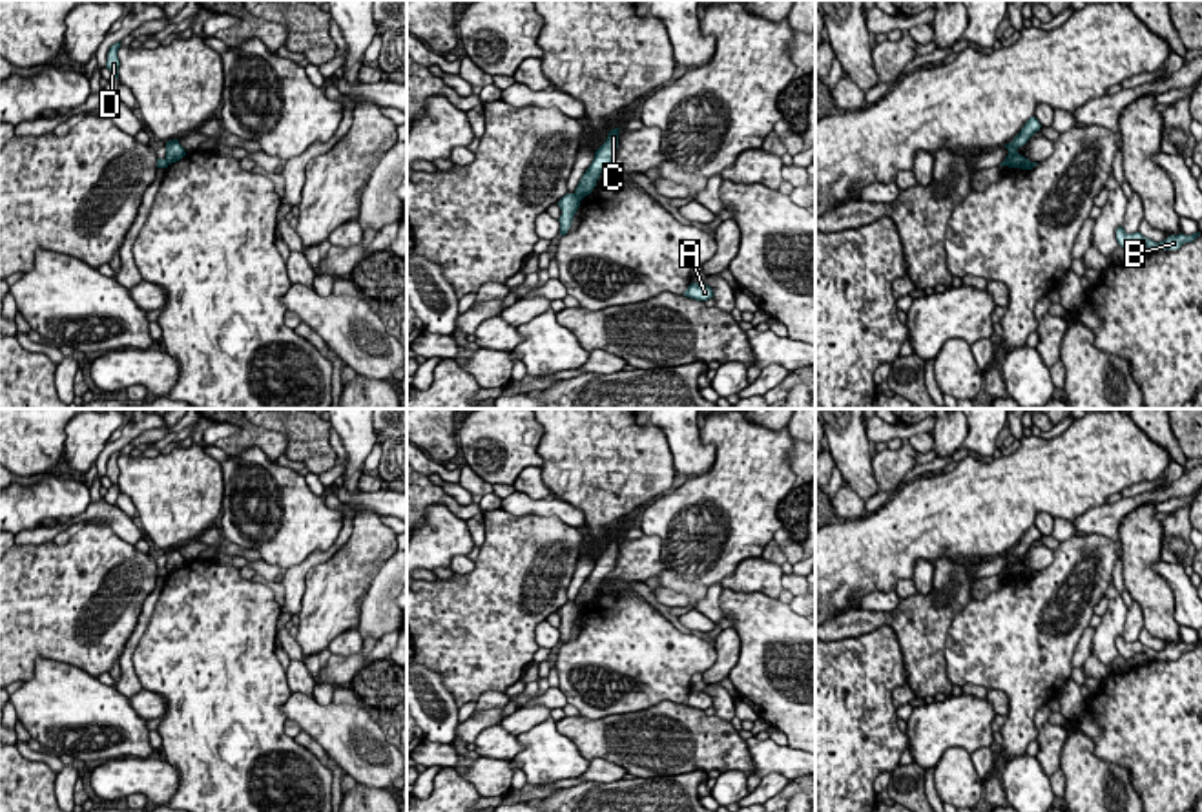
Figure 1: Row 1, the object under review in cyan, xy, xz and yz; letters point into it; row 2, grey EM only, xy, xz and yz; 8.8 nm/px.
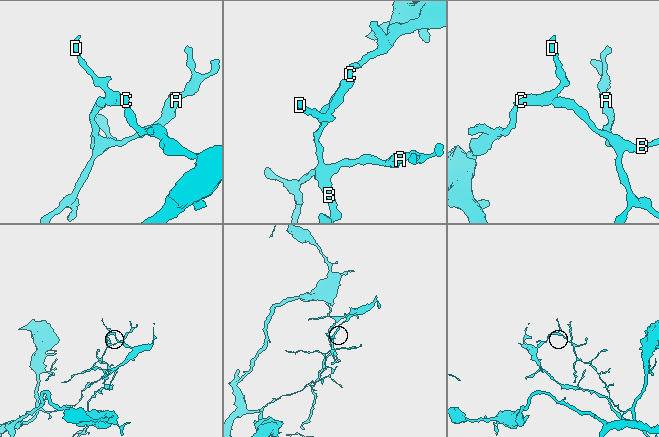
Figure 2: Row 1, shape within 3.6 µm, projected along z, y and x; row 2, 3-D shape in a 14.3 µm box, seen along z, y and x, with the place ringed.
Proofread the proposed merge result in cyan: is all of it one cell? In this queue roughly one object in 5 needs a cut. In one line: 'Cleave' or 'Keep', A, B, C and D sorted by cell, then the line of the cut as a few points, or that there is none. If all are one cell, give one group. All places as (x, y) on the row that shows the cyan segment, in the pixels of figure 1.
Cleave. Groups: A B / C D. Split along yz (1018, 154), (1005, 165)

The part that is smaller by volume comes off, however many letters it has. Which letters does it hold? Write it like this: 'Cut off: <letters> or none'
Cut off: C, D

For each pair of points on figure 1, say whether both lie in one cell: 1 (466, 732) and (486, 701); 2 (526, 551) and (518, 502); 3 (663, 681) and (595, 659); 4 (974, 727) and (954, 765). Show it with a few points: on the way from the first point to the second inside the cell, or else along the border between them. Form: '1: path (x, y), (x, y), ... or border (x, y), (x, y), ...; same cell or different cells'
1: border (502, 708), (482, 708), (476, 712); different cells
2: border (500, 508), (515, 515), (555, 515), (562, 522); different cells
3: path (646, 665), (642, 661), (611, 661); same cell
4: border (969, 752), (951, 747), (932, 767); different cells

